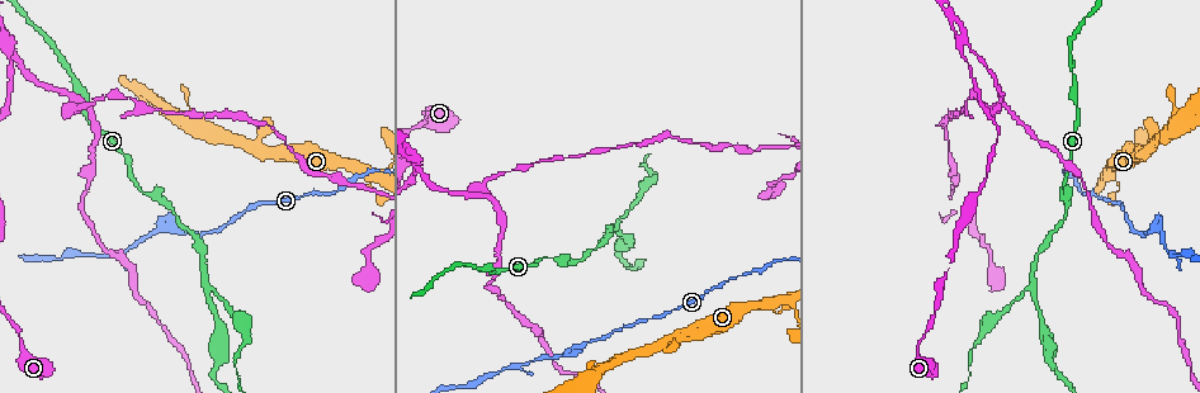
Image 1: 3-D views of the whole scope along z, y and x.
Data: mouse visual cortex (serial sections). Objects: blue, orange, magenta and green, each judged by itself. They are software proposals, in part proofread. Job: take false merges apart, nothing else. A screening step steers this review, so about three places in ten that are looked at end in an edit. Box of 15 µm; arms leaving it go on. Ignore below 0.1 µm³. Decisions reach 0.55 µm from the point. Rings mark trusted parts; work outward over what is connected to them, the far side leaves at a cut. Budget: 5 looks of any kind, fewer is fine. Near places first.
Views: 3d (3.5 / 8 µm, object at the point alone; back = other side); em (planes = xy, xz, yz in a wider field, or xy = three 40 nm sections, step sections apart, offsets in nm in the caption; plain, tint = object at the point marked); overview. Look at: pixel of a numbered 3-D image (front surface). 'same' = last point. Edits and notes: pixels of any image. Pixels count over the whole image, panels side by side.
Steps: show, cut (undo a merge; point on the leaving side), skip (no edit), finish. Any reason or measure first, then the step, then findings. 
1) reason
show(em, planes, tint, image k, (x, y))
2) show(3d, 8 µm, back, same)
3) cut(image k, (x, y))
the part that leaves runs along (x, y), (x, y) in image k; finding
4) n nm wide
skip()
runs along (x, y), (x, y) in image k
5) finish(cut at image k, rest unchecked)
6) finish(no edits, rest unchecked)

a narrow waist
show(3d, 3.5 µm, image 1, (923, 339))

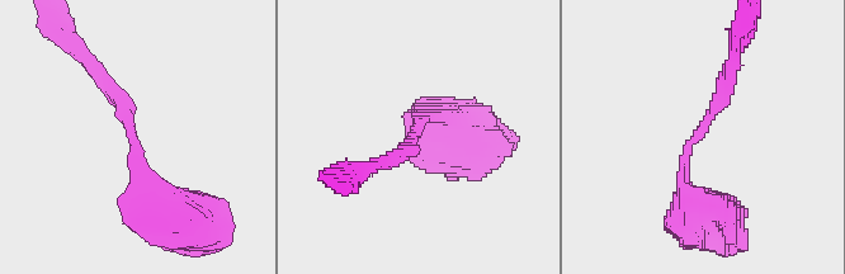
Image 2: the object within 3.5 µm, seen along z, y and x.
arms of 200, 300 nm
show(em, xy, step 5, tint, image 2, (133, 136))

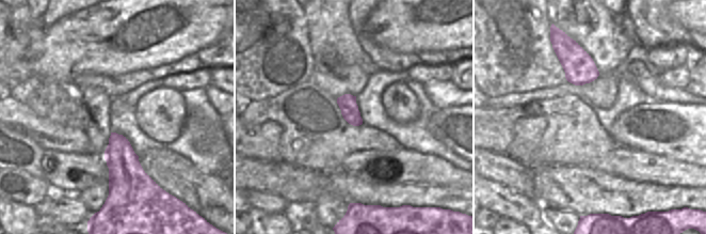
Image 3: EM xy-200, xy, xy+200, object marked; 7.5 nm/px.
skip()
runs along (159, 211), (123, 105), (95, 70) in image 2; one cell here

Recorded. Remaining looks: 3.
sudden change in width
show(3d, 3.5 µm, image 1, (959, 46))

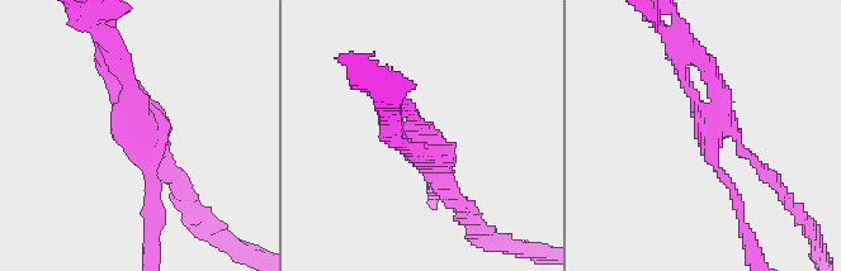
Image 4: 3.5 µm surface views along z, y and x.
3 arms; arms of 150, 200, 250 nm
show(em, xy, step 5, tint, image 4, (713, 131))

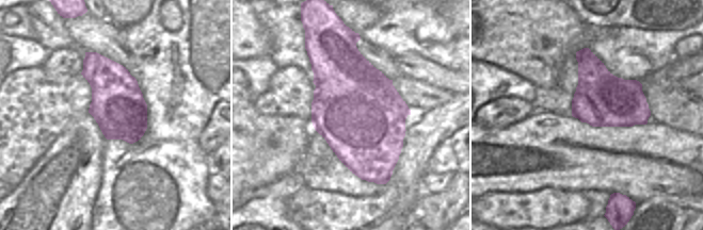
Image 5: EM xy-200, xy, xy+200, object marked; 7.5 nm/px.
cut(image 4, (760, 169))
the part that leaves runs along (731, 129), (743, 153), (795, 208) in image 4; two cells meet here

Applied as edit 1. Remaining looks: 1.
finish(cut at image 4, rest unchecked)

